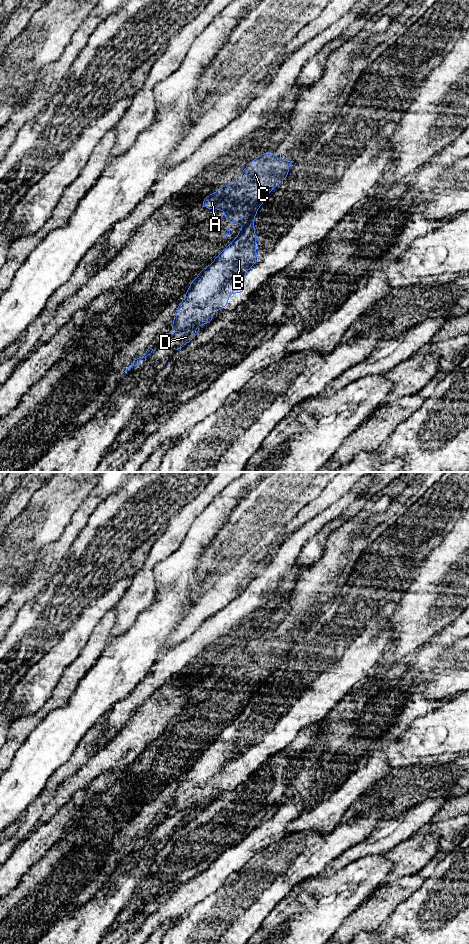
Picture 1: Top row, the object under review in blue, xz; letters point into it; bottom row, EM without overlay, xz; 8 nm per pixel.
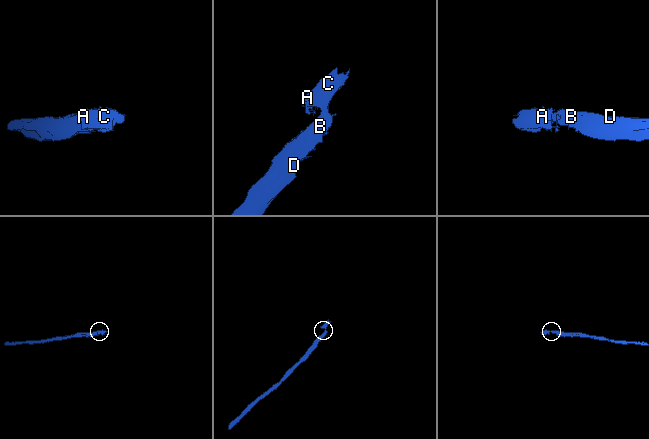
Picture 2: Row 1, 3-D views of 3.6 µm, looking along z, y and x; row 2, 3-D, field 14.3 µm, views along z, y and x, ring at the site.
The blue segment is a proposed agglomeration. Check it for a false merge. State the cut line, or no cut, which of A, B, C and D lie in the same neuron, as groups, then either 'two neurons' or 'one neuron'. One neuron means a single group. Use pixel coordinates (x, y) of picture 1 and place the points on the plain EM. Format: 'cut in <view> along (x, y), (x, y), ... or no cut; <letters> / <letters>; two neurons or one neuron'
cut in xz along (255, 691), (246, 703); A C / B D; two neurons

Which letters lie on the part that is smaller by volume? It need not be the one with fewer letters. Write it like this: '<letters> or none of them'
A, C

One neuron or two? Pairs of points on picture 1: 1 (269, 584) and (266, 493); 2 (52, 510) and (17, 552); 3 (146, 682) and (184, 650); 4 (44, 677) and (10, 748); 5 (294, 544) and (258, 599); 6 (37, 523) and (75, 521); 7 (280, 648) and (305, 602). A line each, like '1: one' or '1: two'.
1: two
2: one
3: one
4: two
5: one
6: two
7: one

